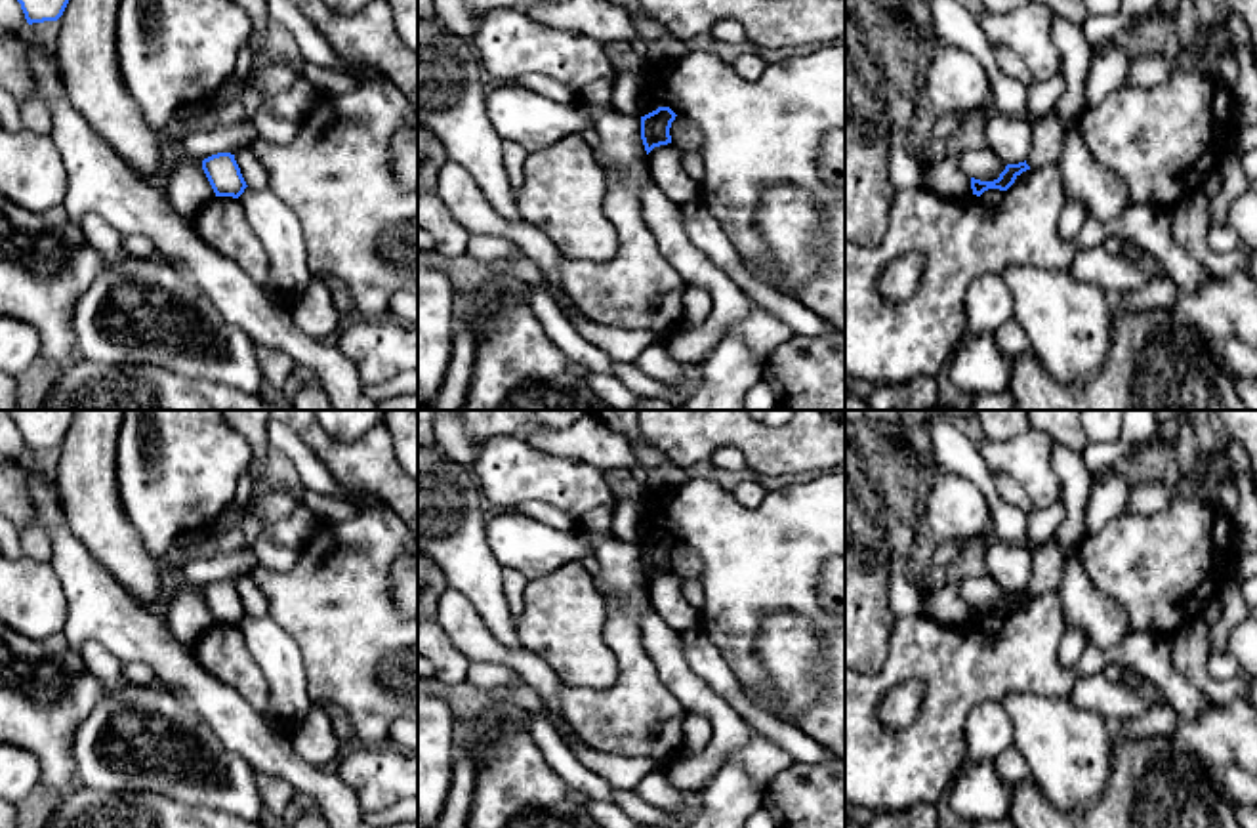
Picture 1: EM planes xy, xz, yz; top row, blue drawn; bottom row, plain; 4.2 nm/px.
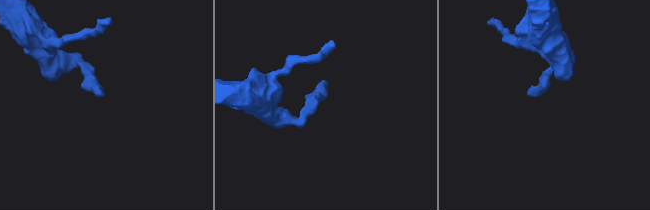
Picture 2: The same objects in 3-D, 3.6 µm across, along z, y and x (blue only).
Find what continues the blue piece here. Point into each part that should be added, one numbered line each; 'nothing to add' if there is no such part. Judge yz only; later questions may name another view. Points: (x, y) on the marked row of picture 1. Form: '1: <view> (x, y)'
nothing to add

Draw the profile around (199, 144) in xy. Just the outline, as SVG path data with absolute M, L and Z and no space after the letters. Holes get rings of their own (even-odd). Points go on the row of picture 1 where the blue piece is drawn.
M242 118L221 128L193 128L170 153L202 162L217 153L235 155L242 149L254 149L258 141L259 135L252 118Z

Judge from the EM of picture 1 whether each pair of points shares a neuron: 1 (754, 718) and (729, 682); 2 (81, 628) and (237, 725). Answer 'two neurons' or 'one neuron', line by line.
1: one neuron
2: one neuron

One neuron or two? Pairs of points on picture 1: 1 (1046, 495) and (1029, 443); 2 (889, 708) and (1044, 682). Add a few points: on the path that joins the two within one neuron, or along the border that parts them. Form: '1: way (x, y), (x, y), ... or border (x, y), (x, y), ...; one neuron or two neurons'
1: way (1044, 481), (1030, 456); one neuron
2: border (920, 678), (918, 714), (903, 729), (889, 731); two neurons

